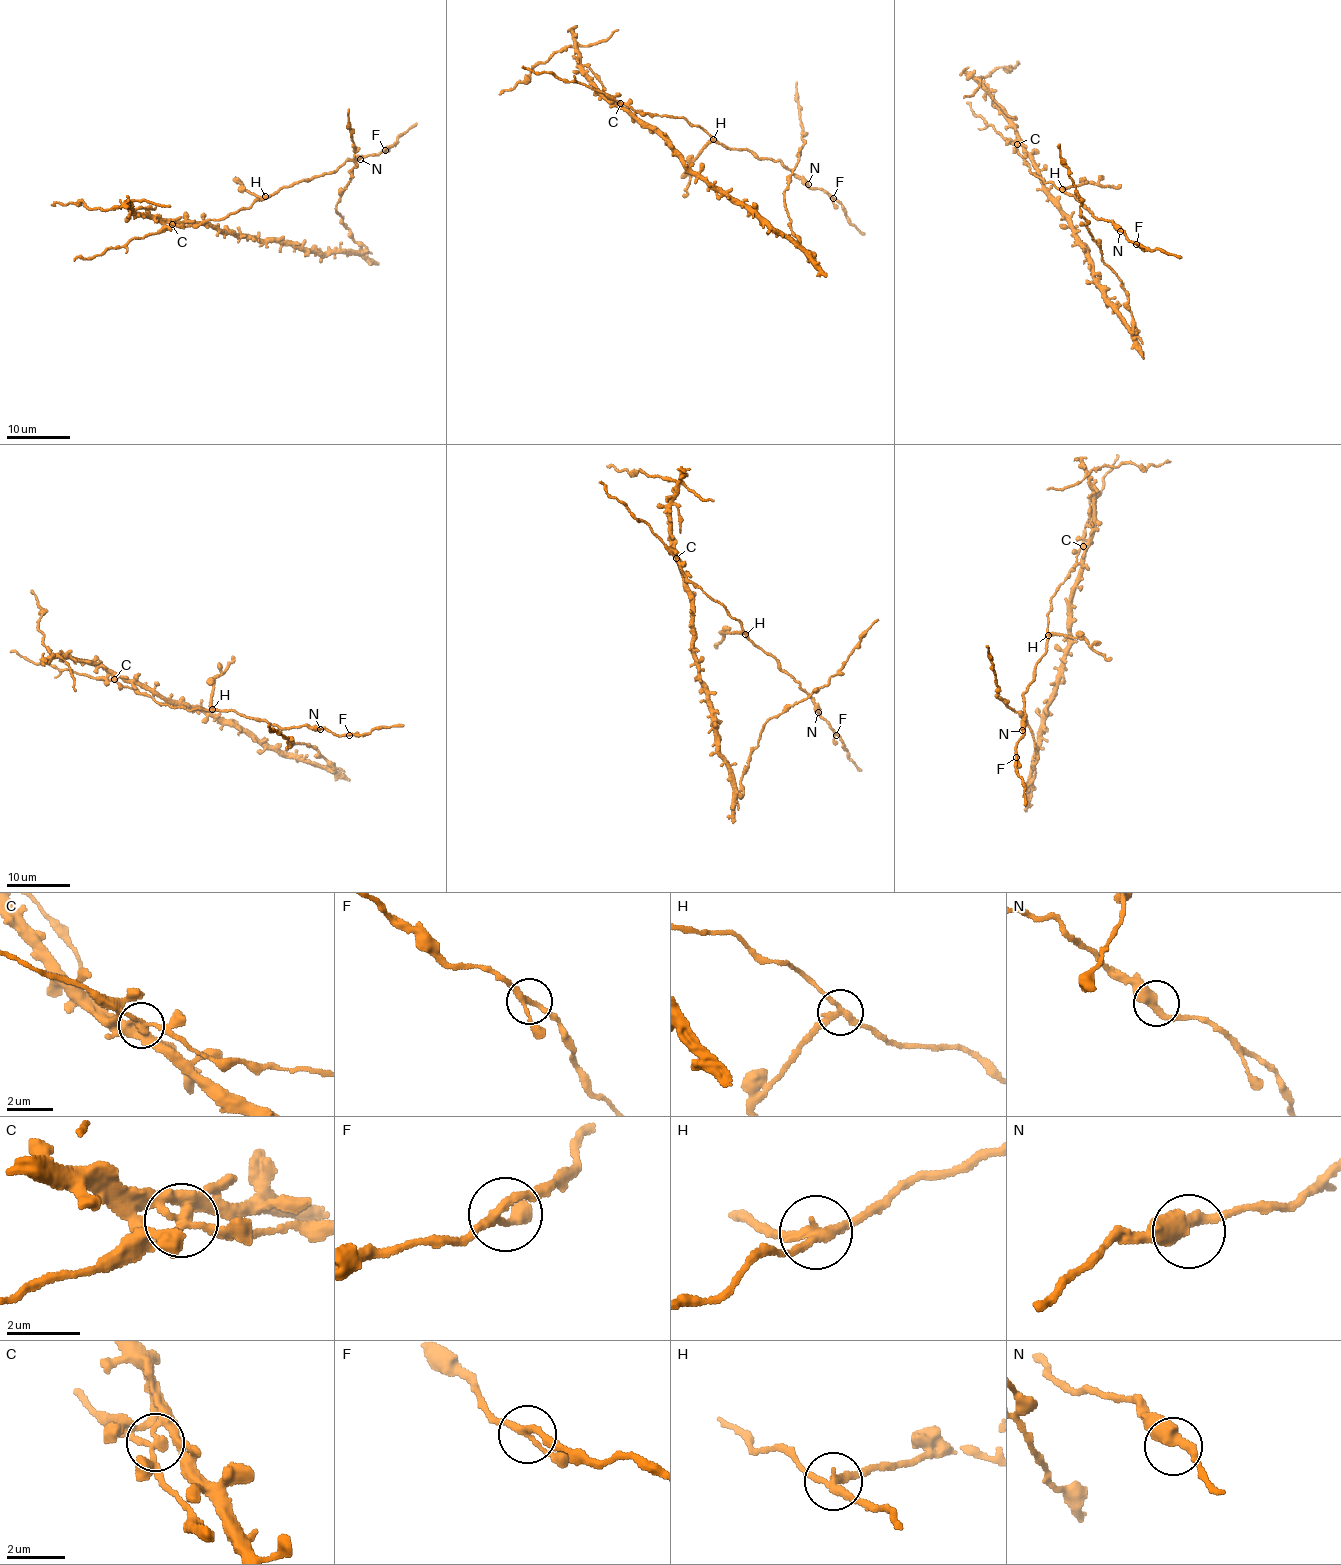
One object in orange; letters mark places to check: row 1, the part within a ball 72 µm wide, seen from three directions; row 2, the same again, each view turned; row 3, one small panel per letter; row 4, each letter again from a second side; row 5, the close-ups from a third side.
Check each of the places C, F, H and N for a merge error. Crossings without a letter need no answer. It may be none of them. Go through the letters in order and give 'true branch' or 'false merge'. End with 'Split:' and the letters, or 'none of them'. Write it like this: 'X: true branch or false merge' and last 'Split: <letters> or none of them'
C: false merge
F: true branch
H: false merge
N: true branch
Split: C, H

